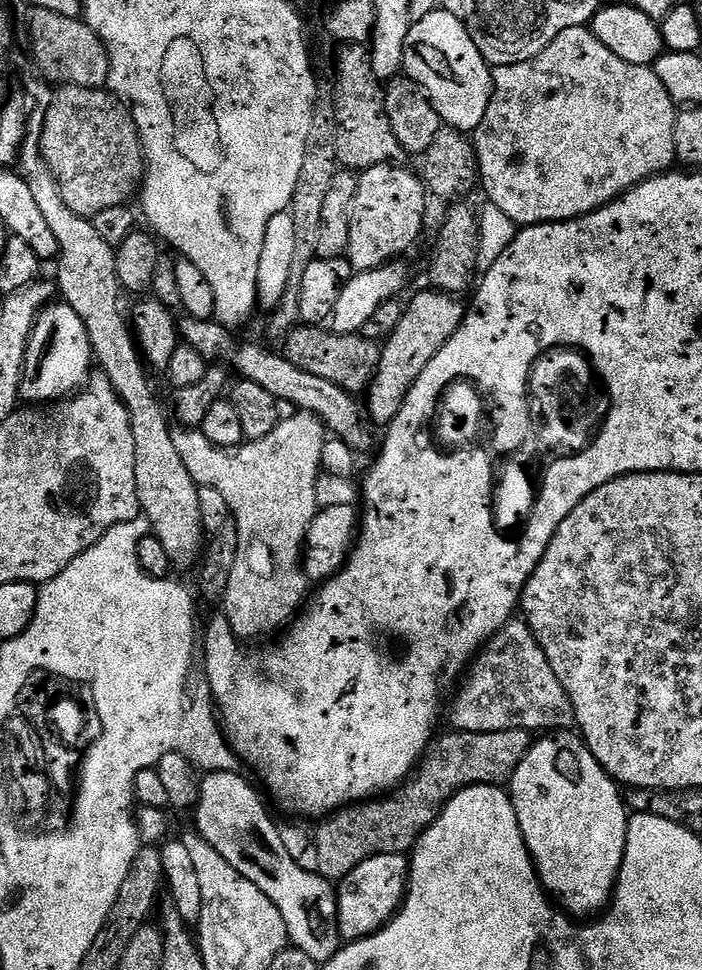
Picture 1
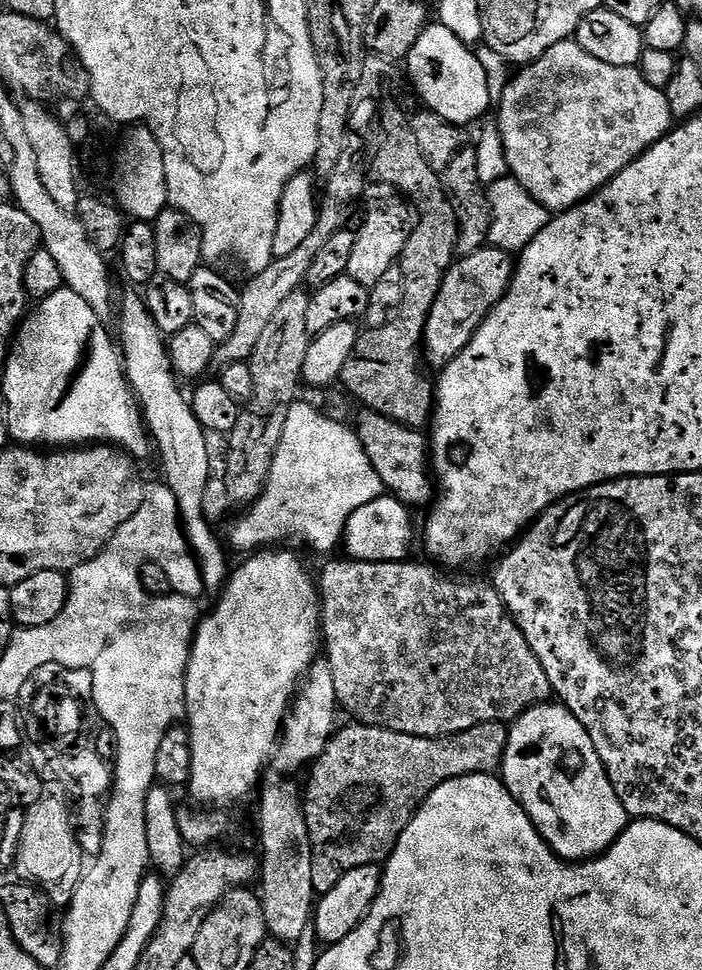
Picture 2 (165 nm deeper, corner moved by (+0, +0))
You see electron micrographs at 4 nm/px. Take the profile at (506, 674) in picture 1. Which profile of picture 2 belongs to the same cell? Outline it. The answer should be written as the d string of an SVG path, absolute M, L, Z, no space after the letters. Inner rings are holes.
M339 558L340 560L332 560L324 569L321 570L320 576L318 572L318 591L320 593L320 623L322 625L322 648L326 653L326 659L330 666L330 675L334 678L334 694L336 695L337 705L341 709L344 708L352 715L353 721L362 724L373 724L375 728L385 728L386 730L394 730L402 734L414 734L422 738L438 738L439 736L453 736L459 732L470 730L479 724L486 722L498 722L499 724L508 724L517 720L523 712L535 708L538 704L547 704L553 699L554 693L550 686L550 678L546 678L546 670L542 670L542 662L538 662L538 658L534 654L534 650L530 650L530 642L526 642L526 638L522 634L522 630L516 624L516 620L508 612L508 607L503 604L502 598L496 593L495 588L484 584L471 584L468 580L451 580L443 571L437 570L431 563L428 564L412 564L413 562L358 562L357 560L349 560L347 558Z

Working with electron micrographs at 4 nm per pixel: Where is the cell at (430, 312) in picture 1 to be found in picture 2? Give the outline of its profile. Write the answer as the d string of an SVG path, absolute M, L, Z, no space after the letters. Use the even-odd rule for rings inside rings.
M491 246L479 248L469 256L460 256L448 267L424 327L422 356L427 363L429 360L436 370L442 370L451 360L458 358L462 350L466 350L478 326L482 326L490 310L494 310L496 303L508 293L513 271L513 257L501 248Z

